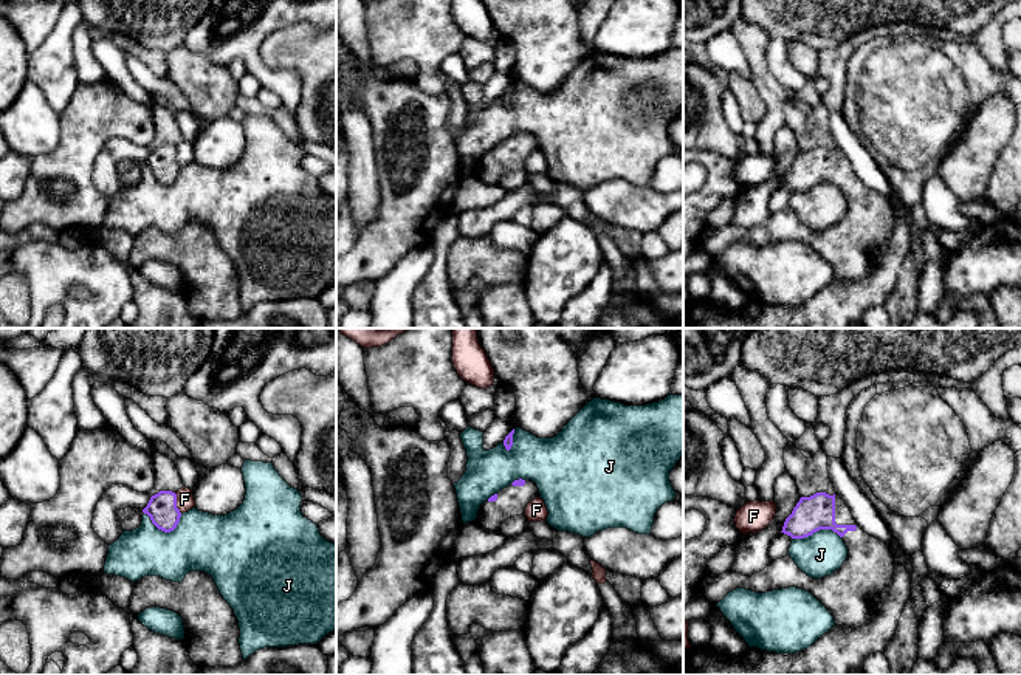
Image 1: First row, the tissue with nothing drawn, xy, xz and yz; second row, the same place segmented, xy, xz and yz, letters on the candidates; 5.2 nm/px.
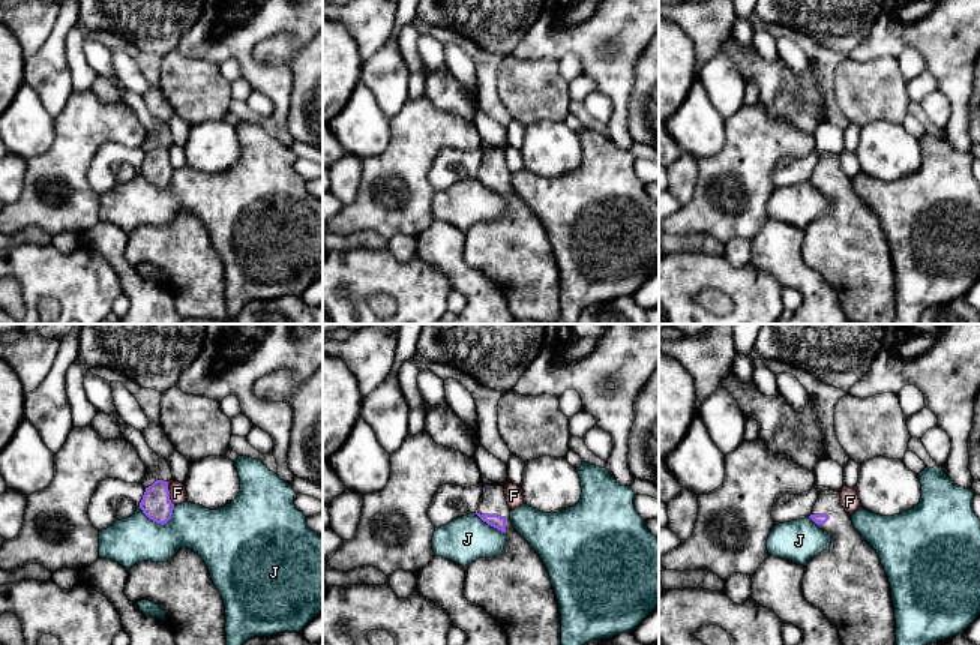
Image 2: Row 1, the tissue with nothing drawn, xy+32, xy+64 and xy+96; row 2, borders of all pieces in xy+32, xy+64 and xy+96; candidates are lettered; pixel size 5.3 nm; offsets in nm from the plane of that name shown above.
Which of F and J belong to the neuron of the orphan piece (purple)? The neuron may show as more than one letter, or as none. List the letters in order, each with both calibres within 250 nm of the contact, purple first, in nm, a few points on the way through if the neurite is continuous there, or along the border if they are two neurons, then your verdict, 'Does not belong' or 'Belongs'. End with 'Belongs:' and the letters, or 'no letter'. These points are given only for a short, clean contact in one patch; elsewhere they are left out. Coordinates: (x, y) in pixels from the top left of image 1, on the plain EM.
F: Thickness 160 nm (purple) against 100 nm. Boundary: xy (174, 146), (177, 161), (182, 166). Does not belong
J: Thickness 190 nm (purple) against 220 nm. Does not belong
Belongs: no letter

